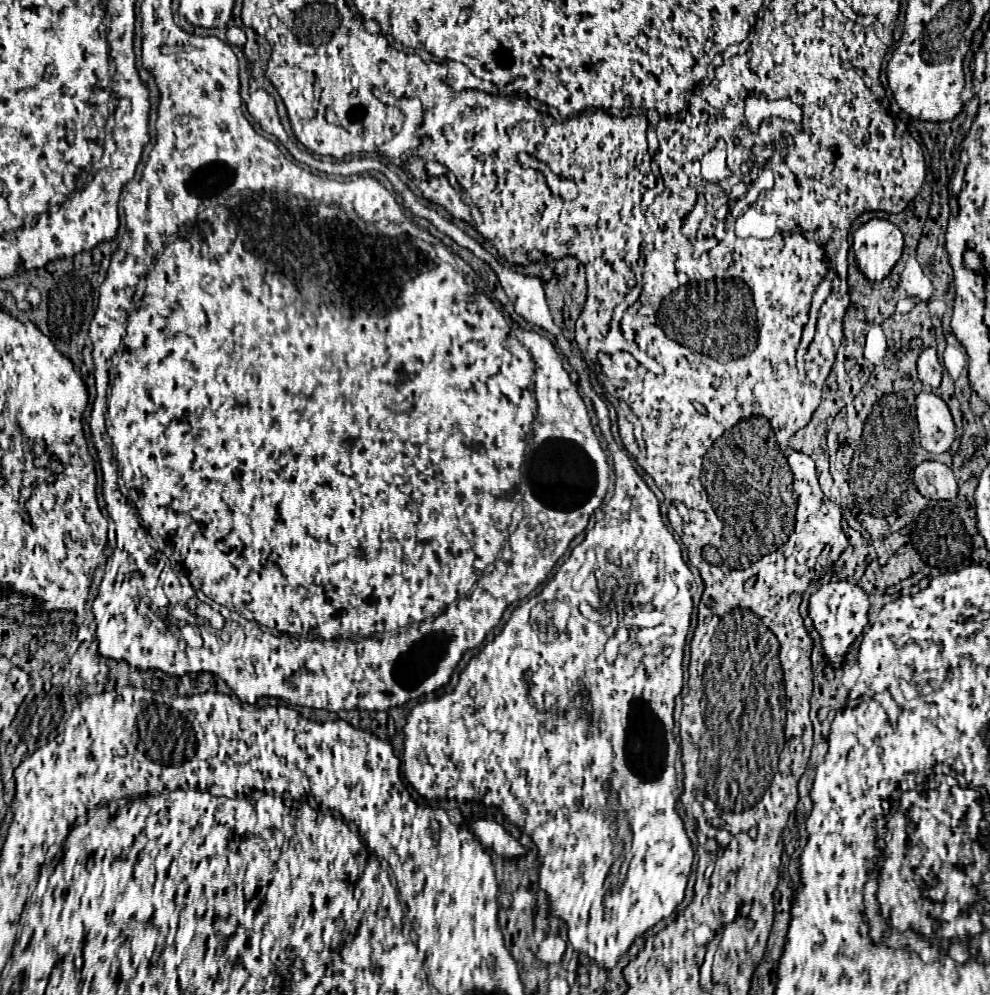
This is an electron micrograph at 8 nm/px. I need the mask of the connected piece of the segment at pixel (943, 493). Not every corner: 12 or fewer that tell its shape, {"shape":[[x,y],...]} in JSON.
{"shape":[[922,462],[914,484],[924,498],[954,500],[958,482],[940,462]]}

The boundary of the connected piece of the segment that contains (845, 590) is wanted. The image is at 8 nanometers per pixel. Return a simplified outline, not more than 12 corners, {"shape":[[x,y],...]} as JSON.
{"shape":[[826,582],[812,594],[810,618],[824,656],[842,664],[868,624],[866,592]]}

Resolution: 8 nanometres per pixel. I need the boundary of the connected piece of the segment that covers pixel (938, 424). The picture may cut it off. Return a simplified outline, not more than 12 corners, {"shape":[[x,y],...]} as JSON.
{"shape":[[916,398],[920,444],[930,454],[954,442],[954,420],[942,398]]}

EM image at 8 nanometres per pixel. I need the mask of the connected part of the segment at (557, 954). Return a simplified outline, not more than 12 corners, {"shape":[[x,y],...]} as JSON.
{"shape":[[546,936],[540,944],[538,960],[560,962],[566,952],[564,938]]}

